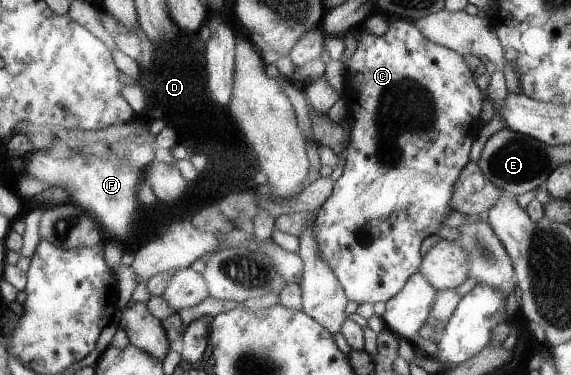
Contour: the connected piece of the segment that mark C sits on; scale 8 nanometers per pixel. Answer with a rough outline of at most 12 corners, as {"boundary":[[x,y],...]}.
{"boundary":[[412,21],[360,30],[314,218],[386,303],[452,210],[482,92]]}

